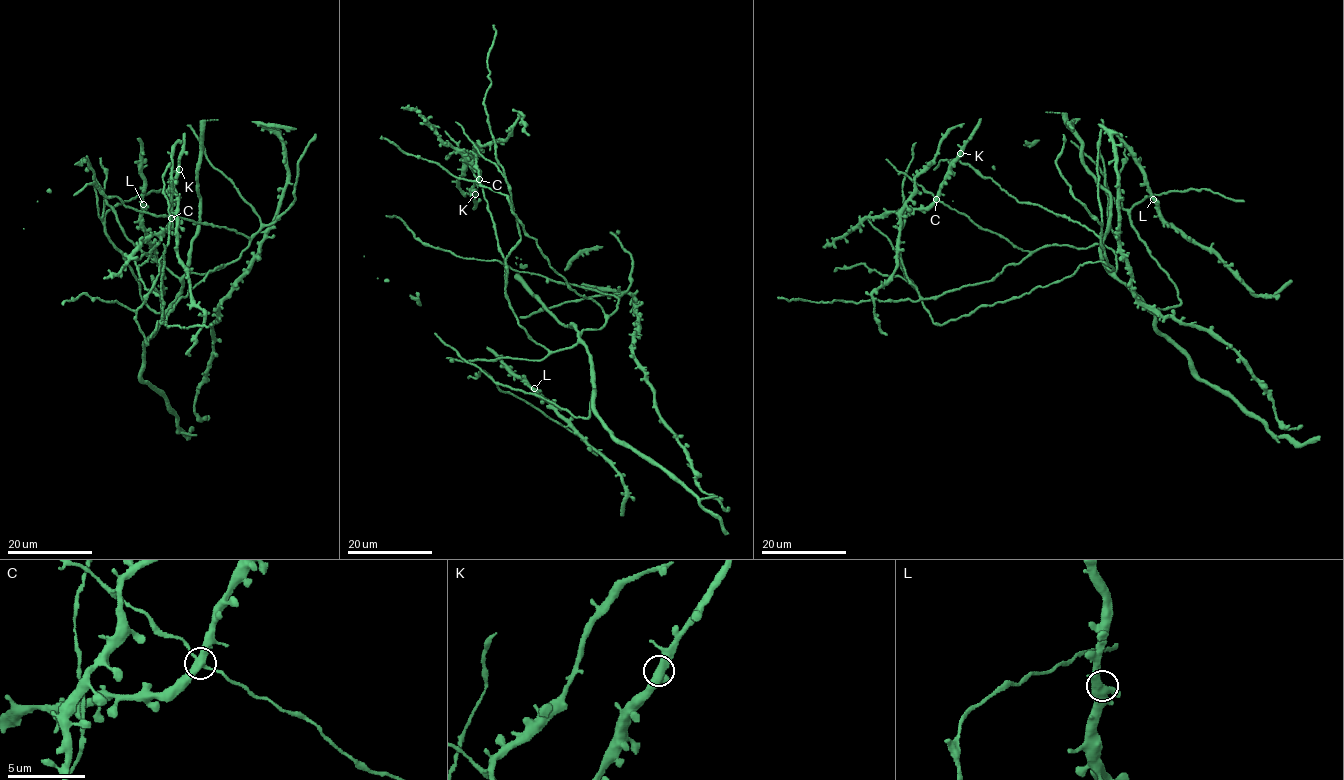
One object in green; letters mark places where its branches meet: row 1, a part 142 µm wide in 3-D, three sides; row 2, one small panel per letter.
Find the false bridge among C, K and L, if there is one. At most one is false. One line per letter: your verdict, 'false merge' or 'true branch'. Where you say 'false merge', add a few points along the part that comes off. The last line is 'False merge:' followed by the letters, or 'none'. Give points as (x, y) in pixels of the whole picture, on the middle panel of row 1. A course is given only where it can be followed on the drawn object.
C: true branch
K: true branch
L: true branch
False merge: none

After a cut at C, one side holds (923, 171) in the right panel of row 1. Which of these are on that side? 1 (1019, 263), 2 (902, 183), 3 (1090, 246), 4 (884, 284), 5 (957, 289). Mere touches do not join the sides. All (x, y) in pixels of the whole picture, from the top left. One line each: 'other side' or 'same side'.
1: other side
2: same side
3: other side
4: same side
5: other side

